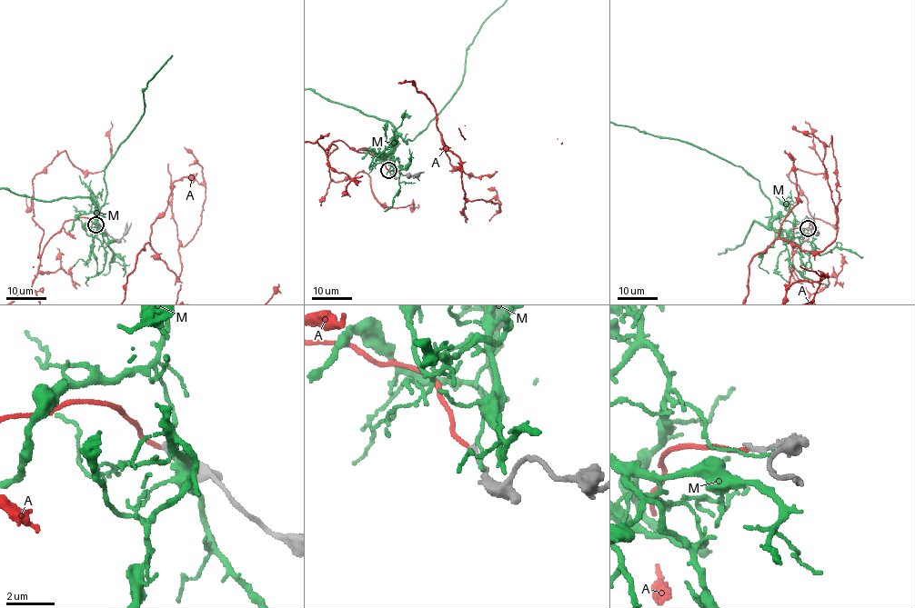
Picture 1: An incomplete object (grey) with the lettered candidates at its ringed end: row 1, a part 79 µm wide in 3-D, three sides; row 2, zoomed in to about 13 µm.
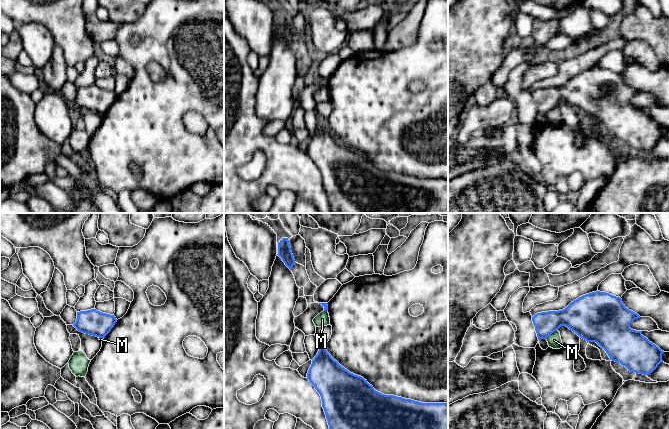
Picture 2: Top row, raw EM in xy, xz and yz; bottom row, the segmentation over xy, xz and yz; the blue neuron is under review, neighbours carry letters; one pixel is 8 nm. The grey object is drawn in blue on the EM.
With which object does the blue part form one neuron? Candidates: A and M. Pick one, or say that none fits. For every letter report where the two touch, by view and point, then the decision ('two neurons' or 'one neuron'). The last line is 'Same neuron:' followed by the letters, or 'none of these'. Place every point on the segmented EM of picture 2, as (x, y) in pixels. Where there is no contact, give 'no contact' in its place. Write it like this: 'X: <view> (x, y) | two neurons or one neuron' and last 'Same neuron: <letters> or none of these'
A: no contact | one neuron
M: yz (551, 333) | two neurons
Same neuron: A

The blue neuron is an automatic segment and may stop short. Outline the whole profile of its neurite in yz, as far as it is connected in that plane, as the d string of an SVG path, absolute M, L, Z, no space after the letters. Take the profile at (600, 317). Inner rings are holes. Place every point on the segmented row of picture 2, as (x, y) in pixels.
M596 291L579 297L563 310L537 313L532 317L532 321L538 340L546 339L561 326L566 326L587 342L596 342L606 351L610 360L625 366L628 371L649 375L663 362L662 354L664 351L644 337L642 331L636 331L630 328L630 324L638 318L640 318L640 316L626 308L620 297L613 296L606 292Z

